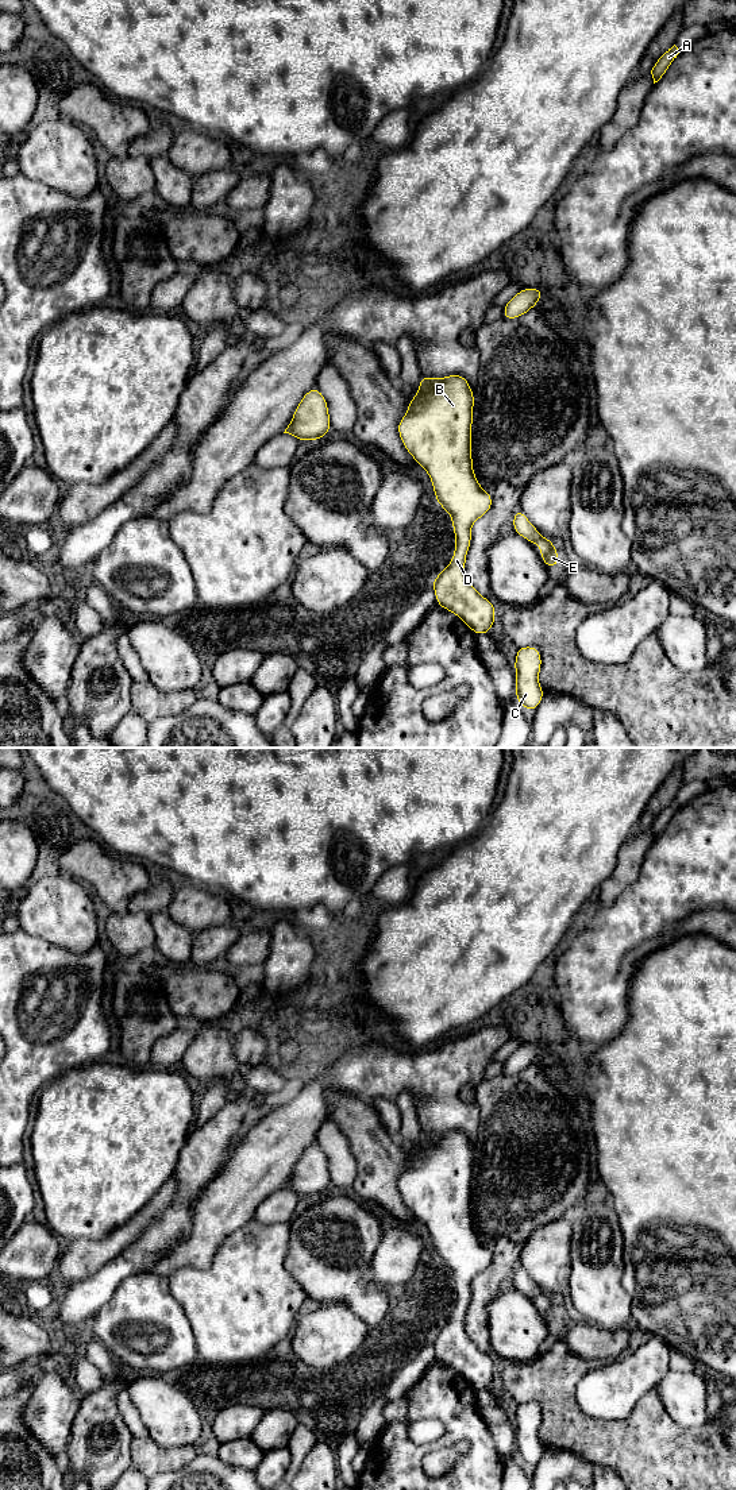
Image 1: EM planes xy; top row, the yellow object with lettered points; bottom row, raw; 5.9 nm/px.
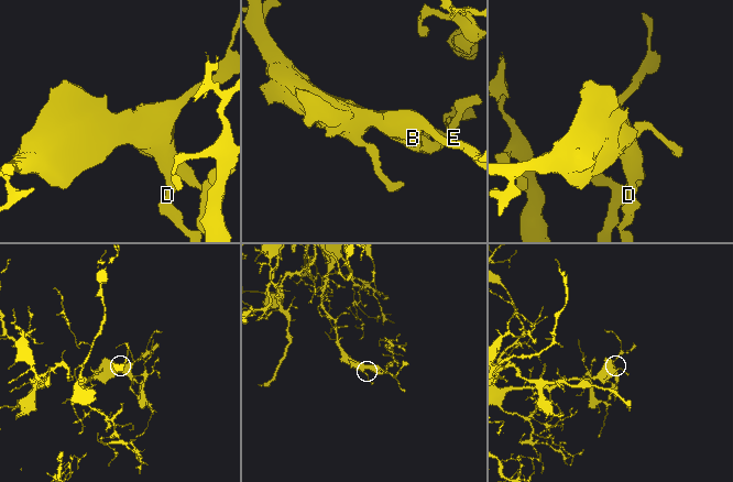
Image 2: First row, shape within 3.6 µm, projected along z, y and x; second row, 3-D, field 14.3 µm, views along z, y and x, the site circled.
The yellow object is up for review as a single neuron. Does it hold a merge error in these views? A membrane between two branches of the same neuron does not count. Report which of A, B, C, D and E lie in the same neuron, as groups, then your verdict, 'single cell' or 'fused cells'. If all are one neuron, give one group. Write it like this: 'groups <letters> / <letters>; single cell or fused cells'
groups A B C D E; single cell

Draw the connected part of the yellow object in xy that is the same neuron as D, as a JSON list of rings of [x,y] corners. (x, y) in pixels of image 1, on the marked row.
[[[423,374],[416,397],[409,399],[406,413],[397,425],[400,439],[415,462],[428,472],[439,506],[446,509],[452,520],[456,540],[450,565],[443,568],[431,583],[436,603],[458,615],[474,634],[489,634],[496,621],[494,603],[479,595],[465,572],[466,555],[471,544],[471,525],[493,505],[492,495],[481,487],[473,470],[474,391],[463,375],[432,379]]]

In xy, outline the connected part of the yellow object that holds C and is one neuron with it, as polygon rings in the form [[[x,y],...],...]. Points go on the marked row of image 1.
[[[519,646],[515,660],[516,699],[523,709],[536,710],[544,696],[539,684],[542,655],[536,646]]]

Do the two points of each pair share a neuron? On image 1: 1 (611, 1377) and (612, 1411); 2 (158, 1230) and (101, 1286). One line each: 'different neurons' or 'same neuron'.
1: same neuron
2: same neuron

